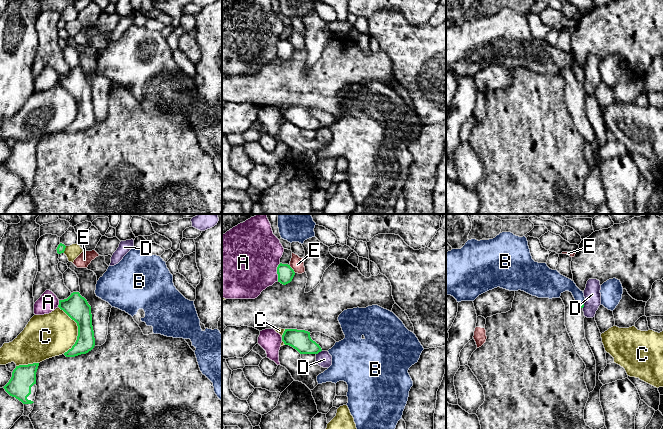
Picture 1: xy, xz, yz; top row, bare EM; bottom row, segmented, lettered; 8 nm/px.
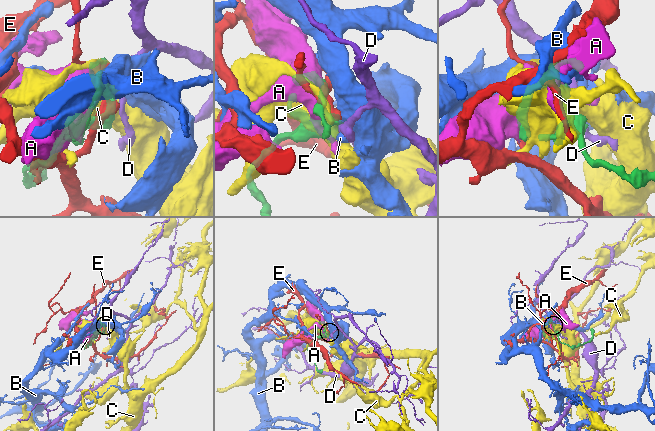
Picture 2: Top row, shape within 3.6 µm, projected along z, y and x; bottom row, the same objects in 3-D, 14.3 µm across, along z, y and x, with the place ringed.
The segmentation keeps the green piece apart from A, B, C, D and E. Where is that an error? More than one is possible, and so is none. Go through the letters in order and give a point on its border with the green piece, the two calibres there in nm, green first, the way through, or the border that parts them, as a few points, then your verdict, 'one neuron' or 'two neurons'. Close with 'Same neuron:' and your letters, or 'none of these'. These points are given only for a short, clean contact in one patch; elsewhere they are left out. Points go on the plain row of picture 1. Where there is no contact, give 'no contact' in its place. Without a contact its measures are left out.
A: contact xz (277, 48); calibres 130 and 480 nm; two neurons
B: contact yz (580, 79); calibres 40 and 160 nm; way yz (581, 81), (580, 79), (567, 60), (556, 59); one neuron
C: contact xy (78, 106); calibres 190 and 340 nm; two neurons
D: contact xz (318, 128); calibres 160 and 120 nm; border xz (321, 126), (316, 130); two neurons
E: contact xz (292, 45); calibres 130 and 110 nm; two neurons
Same neuron: B

